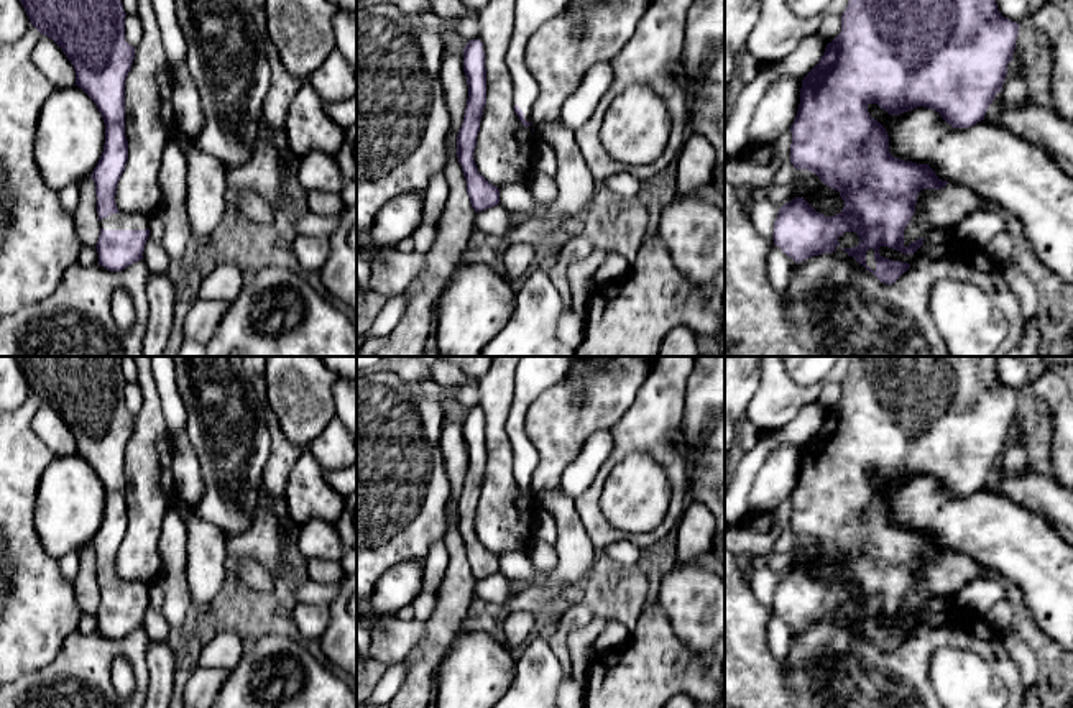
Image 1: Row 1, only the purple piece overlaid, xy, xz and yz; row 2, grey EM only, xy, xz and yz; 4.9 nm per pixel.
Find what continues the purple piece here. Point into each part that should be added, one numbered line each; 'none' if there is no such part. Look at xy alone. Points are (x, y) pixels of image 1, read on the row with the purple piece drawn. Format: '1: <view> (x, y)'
1: xy (119, 220)

